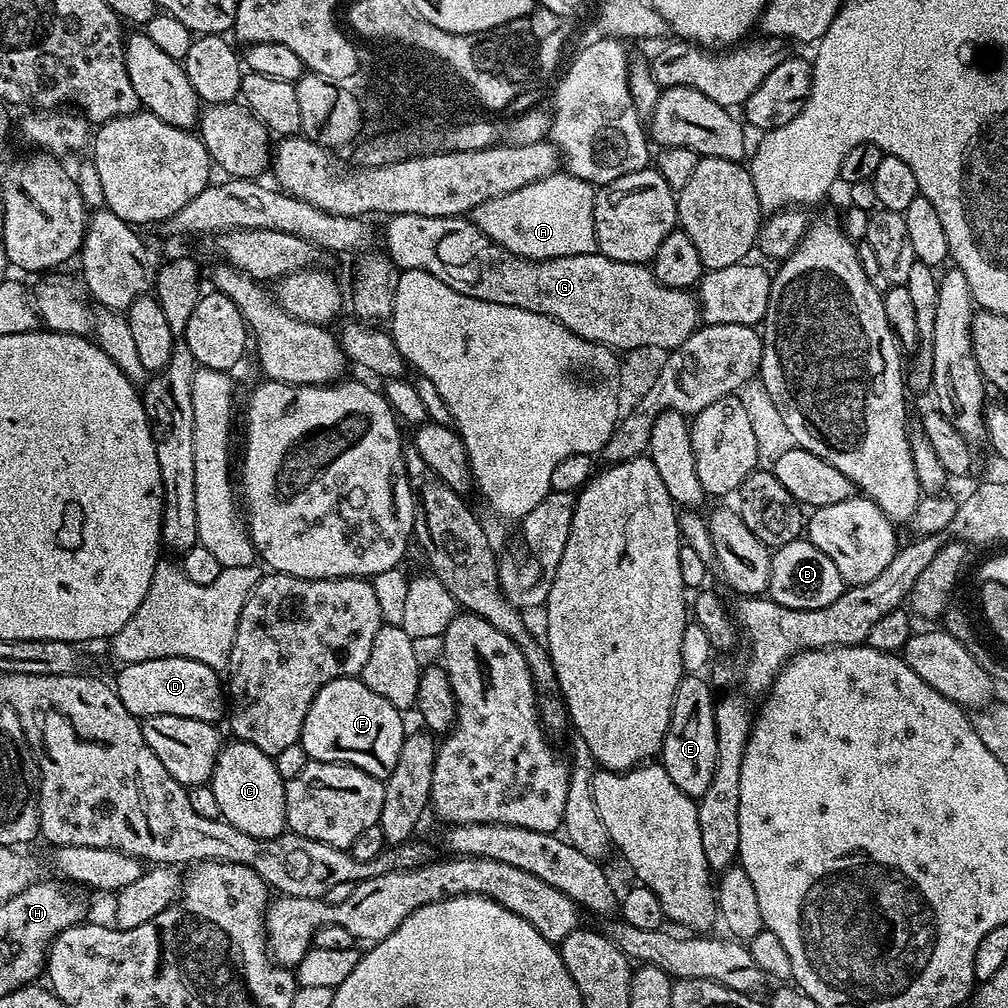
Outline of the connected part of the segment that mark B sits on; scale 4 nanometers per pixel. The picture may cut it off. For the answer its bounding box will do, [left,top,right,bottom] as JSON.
[767,538,845,610]

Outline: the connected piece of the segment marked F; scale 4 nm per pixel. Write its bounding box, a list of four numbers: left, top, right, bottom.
[300,676,404,781]

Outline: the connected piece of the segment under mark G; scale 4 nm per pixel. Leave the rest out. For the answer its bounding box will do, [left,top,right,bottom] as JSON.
[383,214,701,350]

